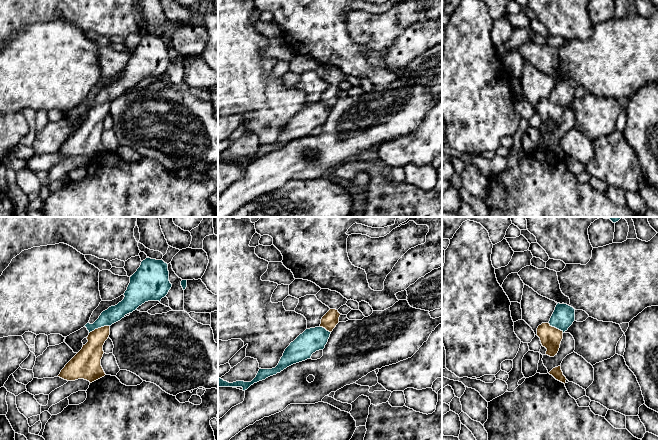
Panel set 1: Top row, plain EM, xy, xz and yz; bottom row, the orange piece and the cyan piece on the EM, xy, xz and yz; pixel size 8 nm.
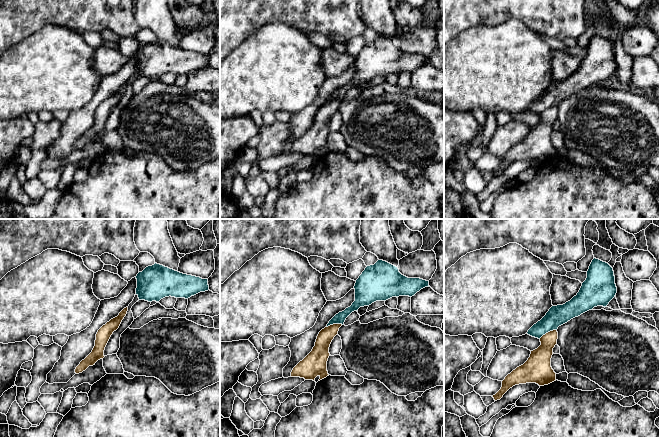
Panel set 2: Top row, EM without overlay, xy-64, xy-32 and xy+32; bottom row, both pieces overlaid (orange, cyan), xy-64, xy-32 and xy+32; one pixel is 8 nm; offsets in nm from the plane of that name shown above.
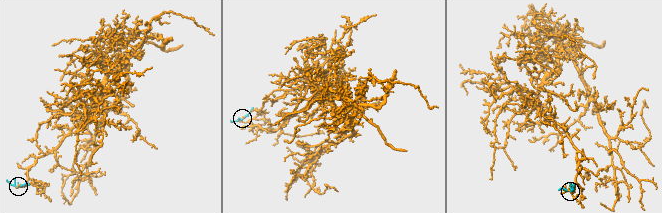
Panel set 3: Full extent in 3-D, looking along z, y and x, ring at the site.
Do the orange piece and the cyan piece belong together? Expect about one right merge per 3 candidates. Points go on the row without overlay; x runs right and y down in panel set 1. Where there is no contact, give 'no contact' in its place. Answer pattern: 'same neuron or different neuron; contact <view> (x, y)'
different neuron; contact xy (99, 104)

